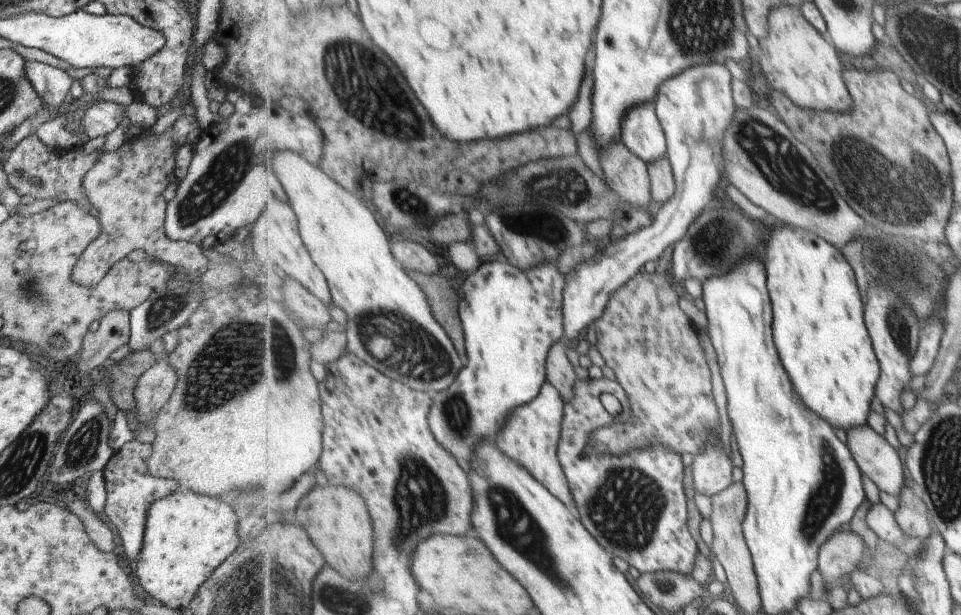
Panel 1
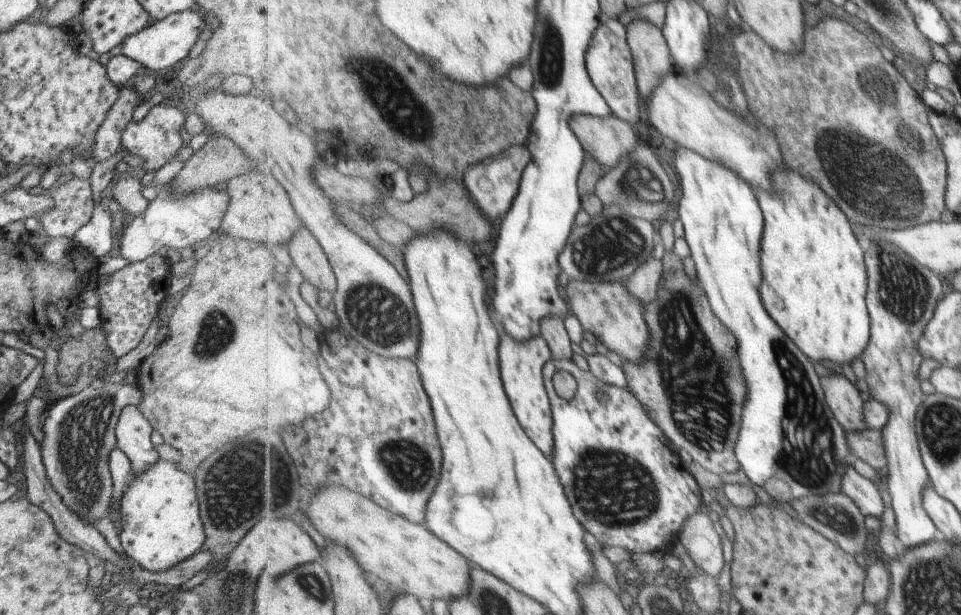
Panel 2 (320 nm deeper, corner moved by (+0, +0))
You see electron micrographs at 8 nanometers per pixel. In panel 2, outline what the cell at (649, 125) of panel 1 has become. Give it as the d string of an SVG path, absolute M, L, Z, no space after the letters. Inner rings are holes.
M605 19L595 29L590 47L587 49L586 65L595 86L606 97L615 116L627 121L631 126L637 124L641 116L639 102L642 96L639 95L634 54L628 41L628 30L621 20Z

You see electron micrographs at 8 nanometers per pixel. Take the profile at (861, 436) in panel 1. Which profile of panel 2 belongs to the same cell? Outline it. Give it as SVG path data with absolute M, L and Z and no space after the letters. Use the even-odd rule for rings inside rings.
M835 372L820 377L827 402L837 420L847 432L869 429L864 419L864 401L853 382L843 374Z

